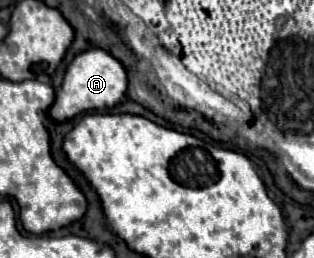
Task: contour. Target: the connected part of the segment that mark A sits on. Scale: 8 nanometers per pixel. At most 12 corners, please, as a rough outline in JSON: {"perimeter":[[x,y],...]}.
{"perimeter":[[78,54],[50,108],[58,122],[116,106],[128,90],[120,60]]}

